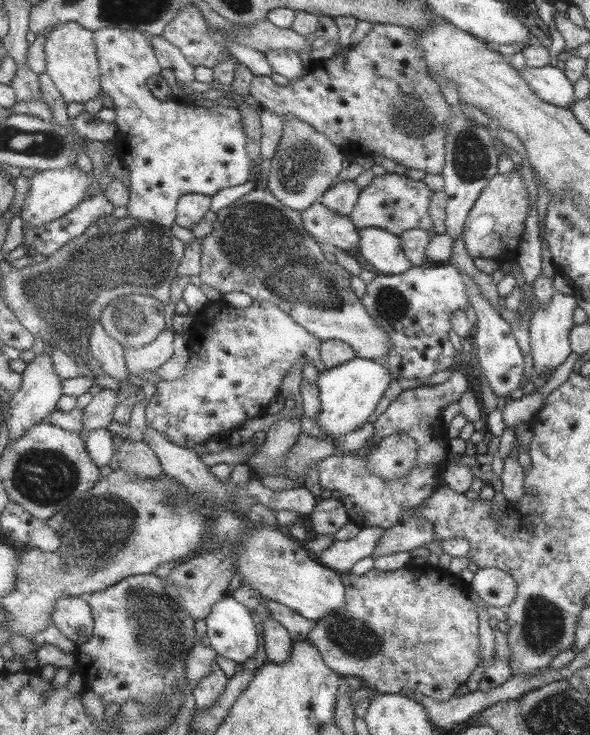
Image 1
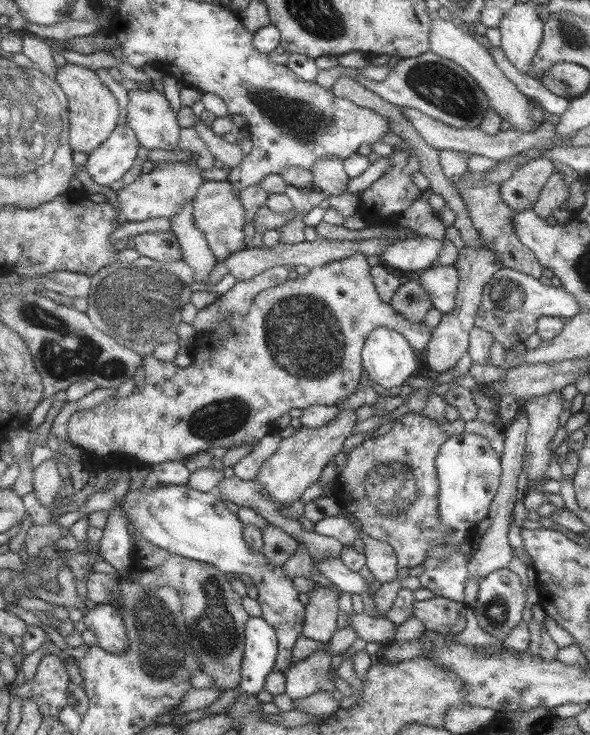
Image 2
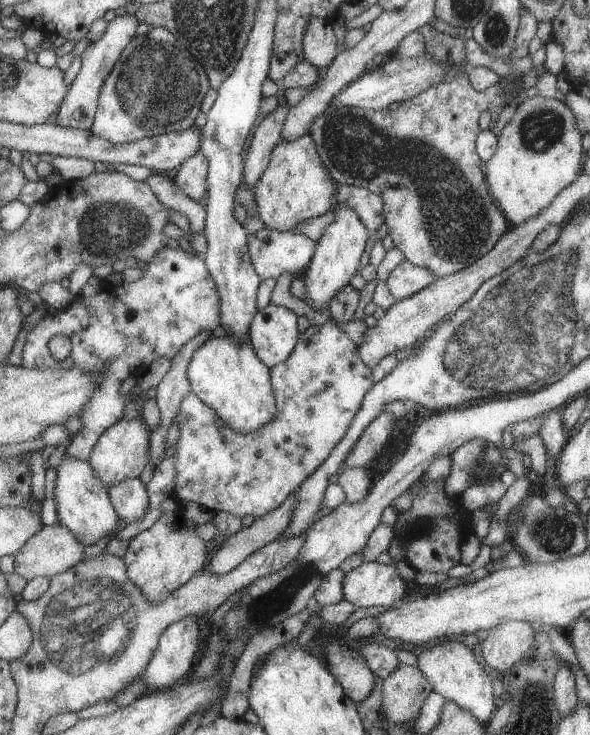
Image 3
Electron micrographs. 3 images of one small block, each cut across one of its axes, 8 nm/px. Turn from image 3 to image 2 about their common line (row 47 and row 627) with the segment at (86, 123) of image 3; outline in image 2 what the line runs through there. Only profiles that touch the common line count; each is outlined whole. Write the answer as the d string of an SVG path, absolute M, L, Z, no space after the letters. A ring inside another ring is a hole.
M98 604L83 614L85 630L91 630L96 638L97 648L121 654L127 650L127 634L122 616L109 604Z

